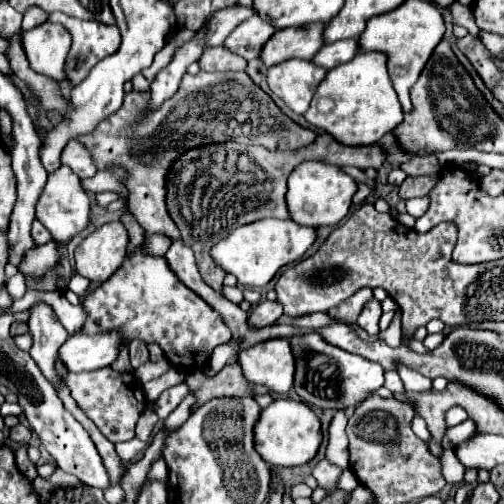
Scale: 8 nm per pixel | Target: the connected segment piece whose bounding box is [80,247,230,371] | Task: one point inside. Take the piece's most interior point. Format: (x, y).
(143, 300)

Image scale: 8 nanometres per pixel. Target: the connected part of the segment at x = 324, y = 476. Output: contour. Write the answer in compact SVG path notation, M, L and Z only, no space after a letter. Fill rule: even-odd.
M322 459L312 471L312 475L318 481L318 487L322 487L326 491L326 495L332 495L336 491L336 483L338 483L340 473L342 473L342 469L332 465L328 459Z

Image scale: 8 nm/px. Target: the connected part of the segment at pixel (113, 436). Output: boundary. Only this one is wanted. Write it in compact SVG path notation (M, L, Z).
M102 367L92 373L70 373L66 385L72 397L78 401L82 411L96 423L106 439L112 443L130 441L134 437L134 427L140 413L146 409L146 397L142 391L142 383L132 373L118 373L112 367Z

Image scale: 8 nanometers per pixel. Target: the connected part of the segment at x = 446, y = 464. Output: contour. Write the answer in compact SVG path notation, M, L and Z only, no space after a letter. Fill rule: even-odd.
M444 449L440 461L442 461L444 479L446 479L448 483L458 485L458 483L464 481L464 471L466 471L466 469L464 469L464 465L458 461L458 457L456 457L456 453L454 453L452 449Z

